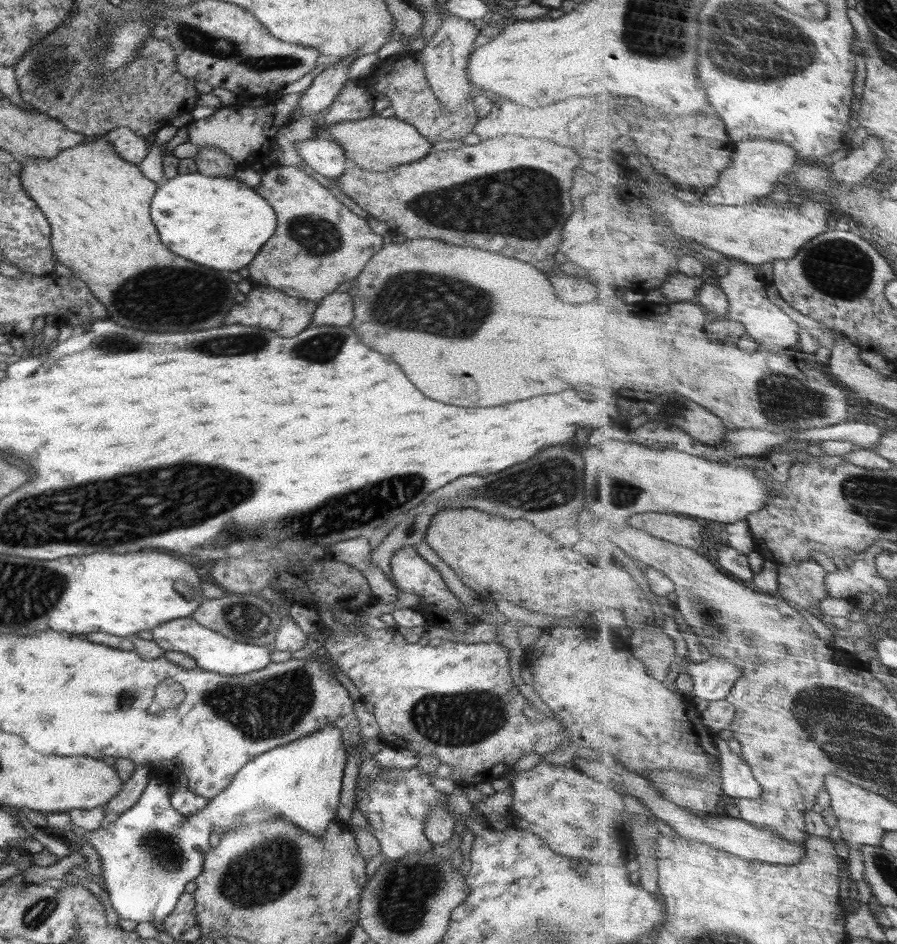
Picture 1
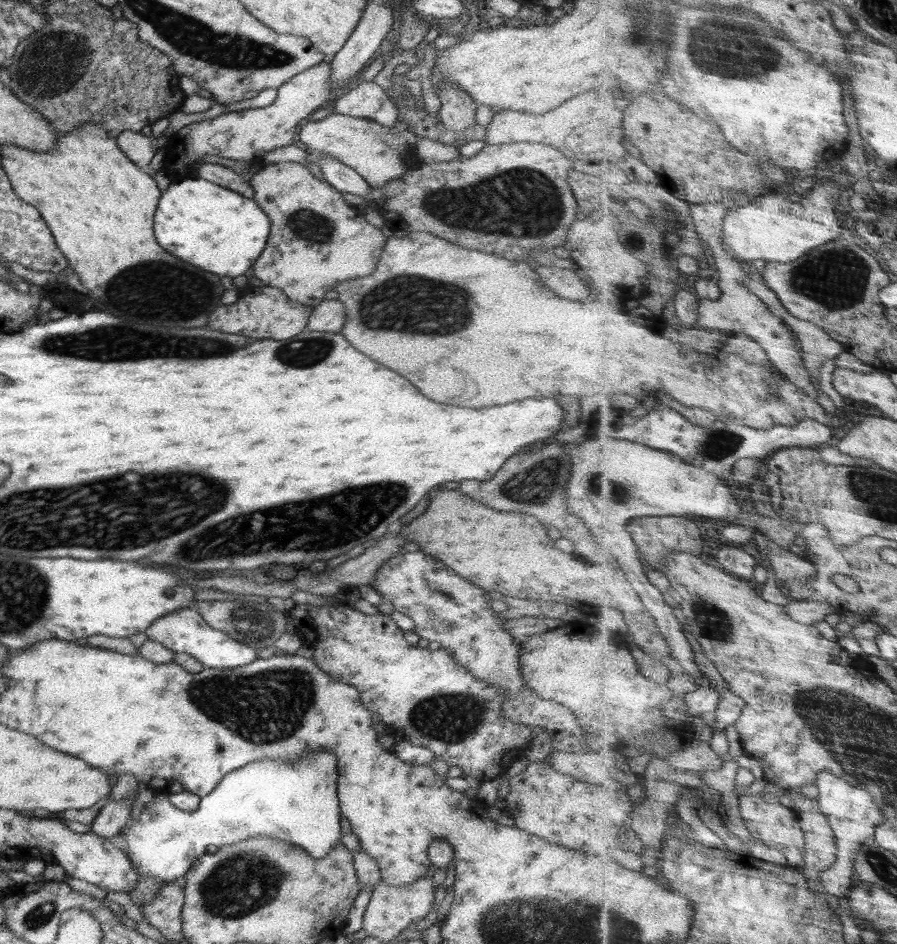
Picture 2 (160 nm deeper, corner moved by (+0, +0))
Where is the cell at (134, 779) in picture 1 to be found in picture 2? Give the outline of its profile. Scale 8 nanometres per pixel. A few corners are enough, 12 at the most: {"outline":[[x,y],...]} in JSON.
{"outline":[[129,798],[110,800],[100,809],[89,832],[110,840],[130,823]]}

